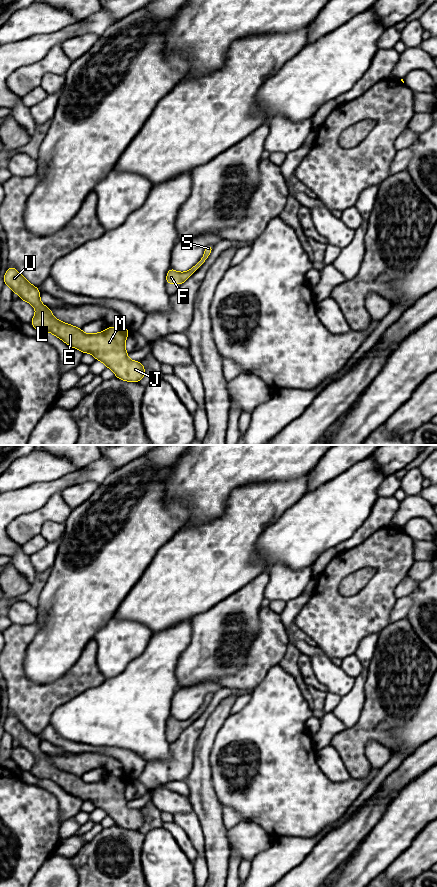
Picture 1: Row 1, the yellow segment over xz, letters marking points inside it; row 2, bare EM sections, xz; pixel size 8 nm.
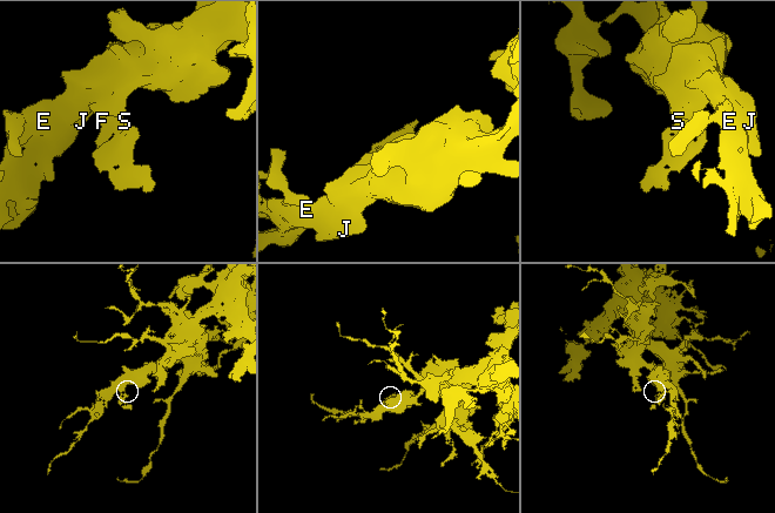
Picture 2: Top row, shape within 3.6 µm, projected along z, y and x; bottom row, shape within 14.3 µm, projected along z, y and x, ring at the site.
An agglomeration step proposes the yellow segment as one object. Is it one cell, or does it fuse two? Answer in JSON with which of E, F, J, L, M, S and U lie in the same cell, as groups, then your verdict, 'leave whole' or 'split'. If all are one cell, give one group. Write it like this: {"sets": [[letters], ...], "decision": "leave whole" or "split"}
{"sets": [["E", "F", "J", "L", "M", "S", "U"]], "decision": "leave whole"}

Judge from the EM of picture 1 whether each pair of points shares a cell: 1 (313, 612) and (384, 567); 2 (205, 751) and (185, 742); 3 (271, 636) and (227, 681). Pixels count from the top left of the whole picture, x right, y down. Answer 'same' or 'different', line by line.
1: same
2: different
3: same

